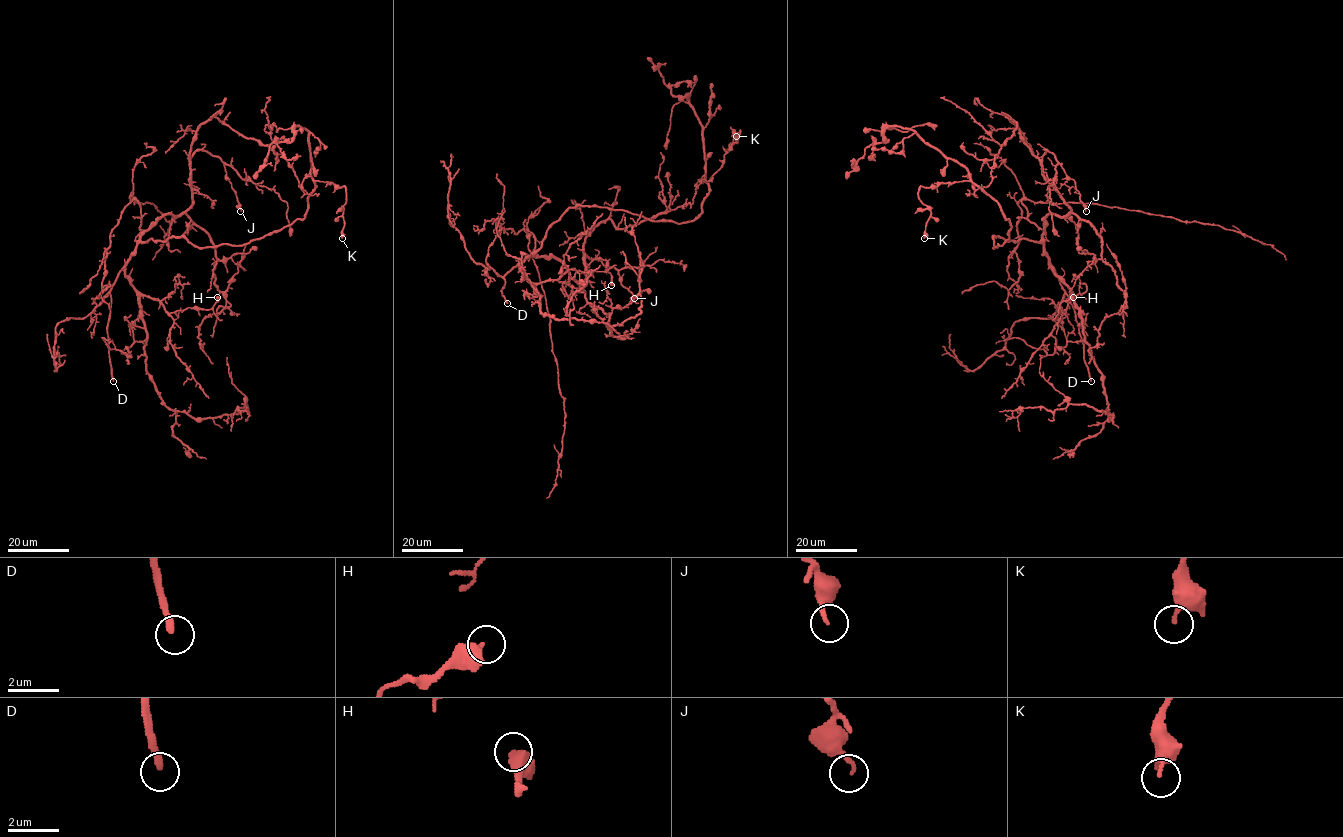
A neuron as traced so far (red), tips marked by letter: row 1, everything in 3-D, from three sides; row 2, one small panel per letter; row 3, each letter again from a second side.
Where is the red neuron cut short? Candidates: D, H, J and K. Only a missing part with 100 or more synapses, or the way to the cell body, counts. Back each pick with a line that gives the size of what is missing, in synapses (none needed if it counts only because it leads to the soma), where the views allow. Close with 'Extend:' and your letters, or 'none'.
Extend: D

